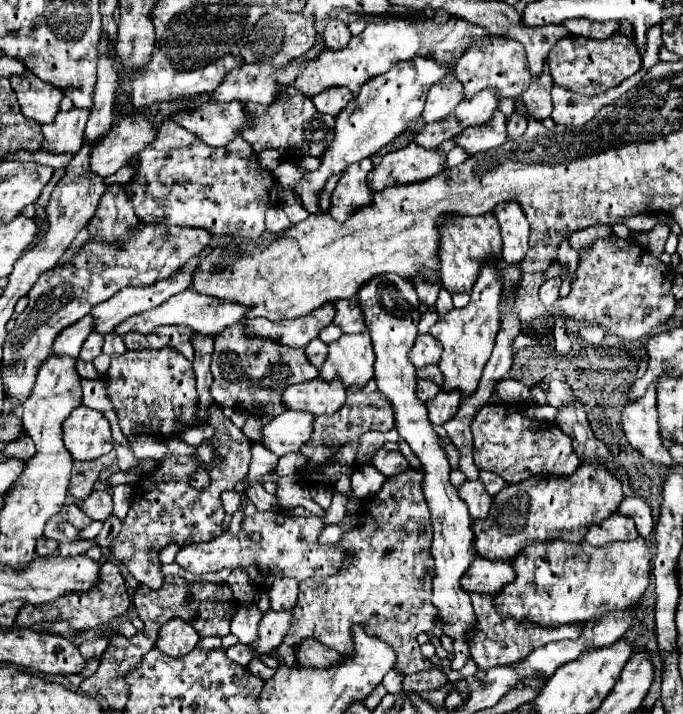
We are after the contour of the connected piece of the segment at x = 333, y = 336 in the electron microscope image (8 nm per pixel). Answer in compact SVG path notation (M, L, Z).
M328 325L328 327L320 333L320 339L322 339L326 345L338 341L338 337L342 337L342 329L338 329L338 325Z

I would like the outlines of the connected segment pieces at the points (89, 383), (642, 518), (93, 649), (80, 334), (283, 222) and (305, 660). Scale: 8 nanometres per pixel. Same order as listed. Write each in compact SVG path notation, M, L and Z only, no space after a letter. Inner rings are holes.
M102 376L98 379L83 379L81 381L83 392L82 403L87 407L104 413L113 409L107 395L107 379Z
M624 497L622 503L618 505L618 513L634 519L640 537L648 537L652 533L654 519L652 519L650 507L646 505L646 501L642 497Z
M106 637L88 639L88 641L82 641L82 643L78 645L80 655L82 655L84 659L90 659L90 657L100 657L100 655L106 651L106 647L108 647L108 639L106 639Z
M82 317L82 321L76 321L74 325L62 329L62 333L56 337L54 341L54 351L52 355L68 355L78 359L80 347L84 343L84 339L90 335L92 331L92 317Z
M282 207L268 209L268 213L266 213L266 229L270 233L280 233L280 231L284 231L288 227L290 227L290 221L288 221L286 213L282 211Z
M314 639L304 641L298 651L298 665L310 667L310 669L328 669L328 667L334 667L342 661L344 661L344 657L340 653L326 649L322 643L318 643Z

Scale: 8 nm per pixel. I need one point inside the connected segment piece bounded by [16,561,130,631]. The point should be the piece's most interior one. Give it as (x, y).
(110, 599)

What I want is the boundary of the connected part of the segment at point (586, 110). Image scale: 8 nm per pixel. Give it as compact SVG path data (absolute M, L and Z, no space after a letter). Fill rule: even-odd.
M646 69L638 71L636 75L632 75L630 79L626 79L624 83L620 83L618 87L614 89L608 89L604 91L602 95L596 95L596 97L584 97L584 95L576 95L576 93L570 93L562 87L554 87L552 89L552 101L554 101L554 111L552 111L552 119L558 123L558 125L572 125L572 127L582 127L584 123L588 123L596 113L598 109L614 103L620 95L624 95L628 89L634 87L634 83L642 81Z

